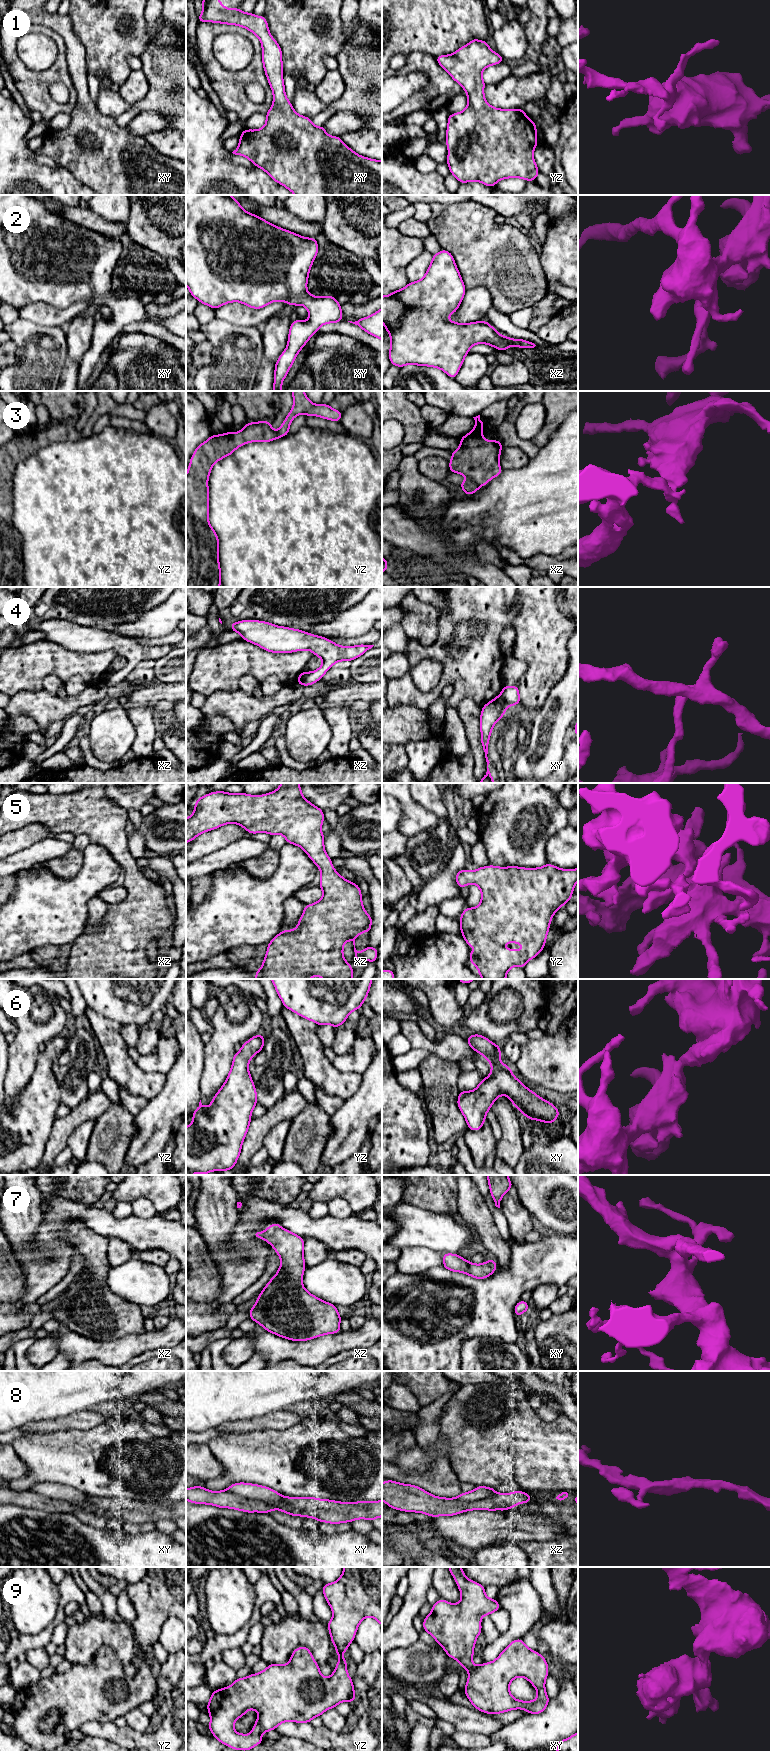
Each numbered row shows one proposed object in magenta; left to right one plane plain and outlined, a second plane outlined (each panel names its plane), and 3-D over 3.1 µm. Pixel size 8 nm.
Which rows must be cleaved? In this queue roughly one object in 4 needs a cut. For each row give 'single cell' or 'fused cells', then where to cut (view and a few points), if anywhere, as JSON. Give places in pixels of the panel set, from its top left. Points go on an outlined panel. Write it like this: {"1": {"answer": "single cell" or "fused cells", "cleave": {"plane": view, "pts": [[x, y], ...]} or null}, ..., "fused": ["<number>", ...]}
{"1": {"answer": "single cell", "cleave": null}, "2": {"answer": "single cell", "cleave": null}, "3": {"answer": "fused cells", "cleave": {"plane": "xz", "pts": [[468, 477], [479, 486]]}}, "4": {"answer": "fused cells", "cleave": {"plane": "xz", "pts": [[307, 672], [300, 683]]}}, "5": {"answer": "single cell", "cleave": null}, "6": {"answer": "single cell", "cleave": null}, "7": {"answer": "single cell", "cleave": null}, "8": {"answer": "single cell", "cleave": null}, "9": {"answer": "single cell", "cleave": null}, "fused": ["3", "4"]}

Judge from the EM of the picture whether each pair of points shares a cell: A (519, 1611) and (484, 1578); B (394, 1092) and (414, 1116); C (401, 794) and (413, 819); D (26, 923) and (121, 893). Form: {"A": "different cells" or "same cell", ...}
{"A": "different cells", "B": "same cell", "C": "same cell", "D": "different cells"}

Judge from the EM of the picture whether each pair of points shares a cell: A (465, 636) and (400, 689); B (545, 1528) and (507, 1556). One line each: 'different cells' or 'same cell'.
A: same cell
B: different cells

